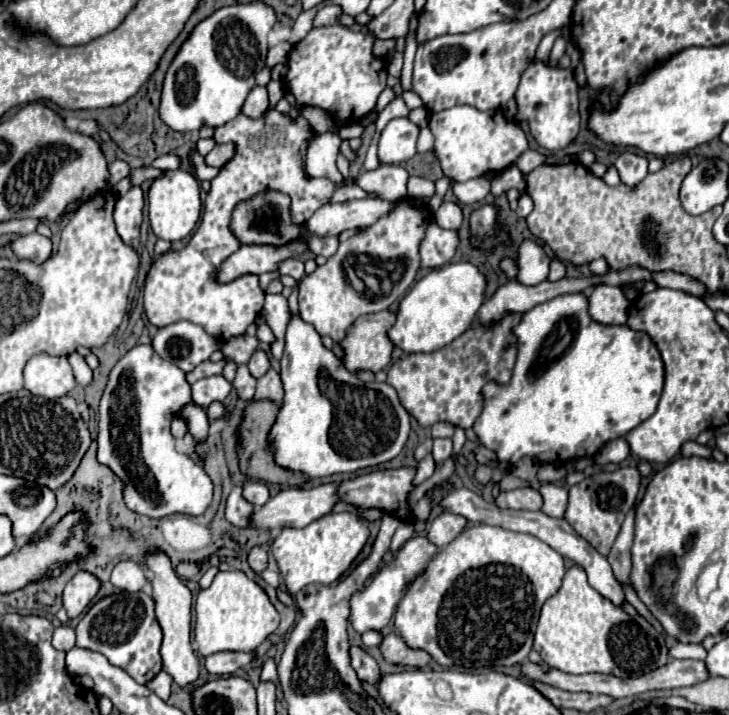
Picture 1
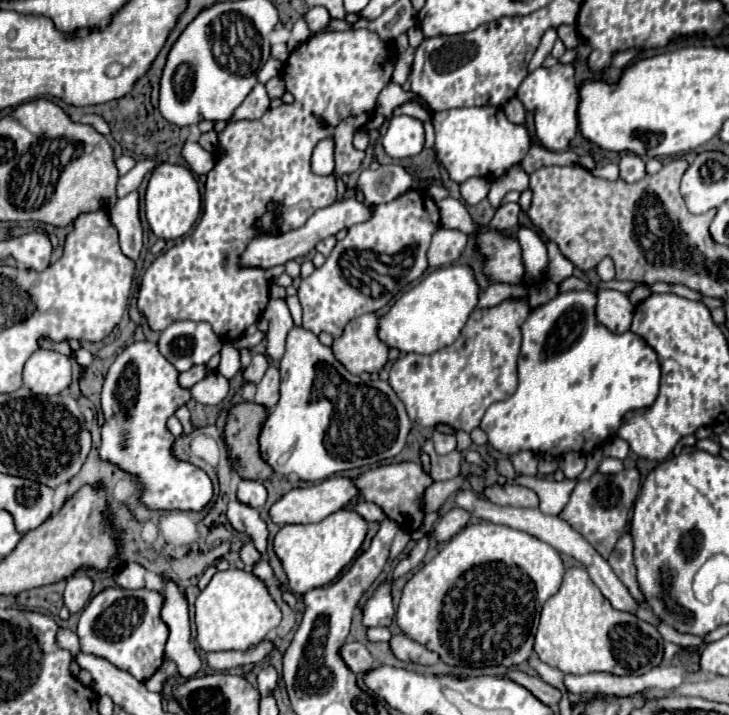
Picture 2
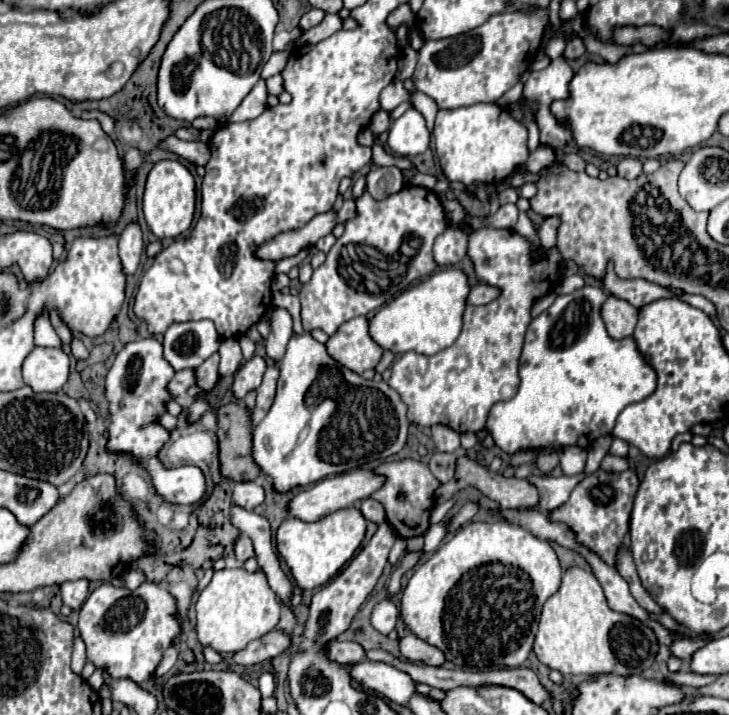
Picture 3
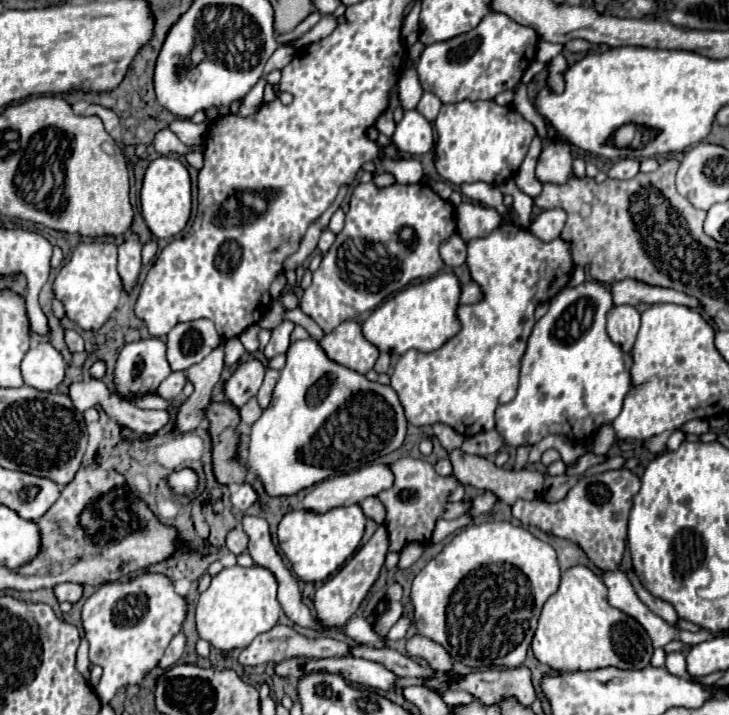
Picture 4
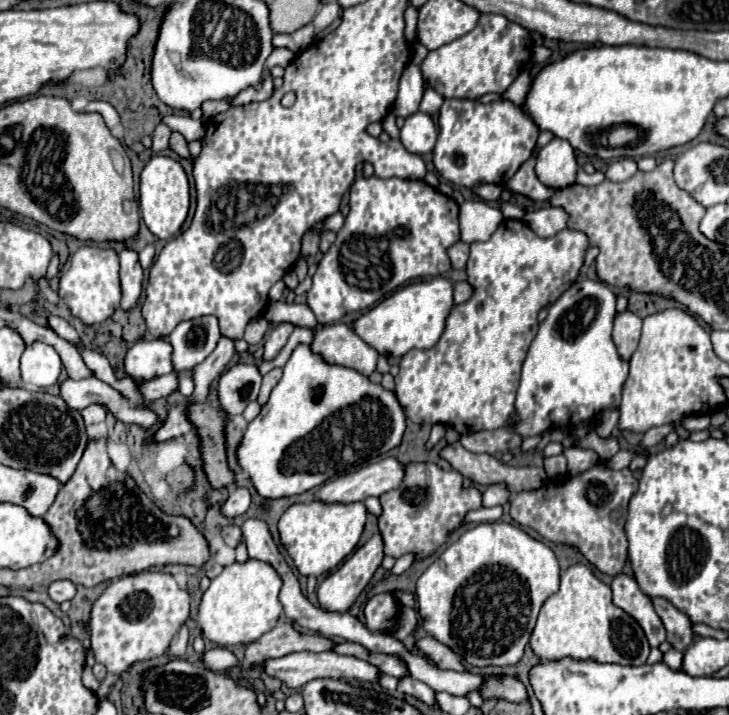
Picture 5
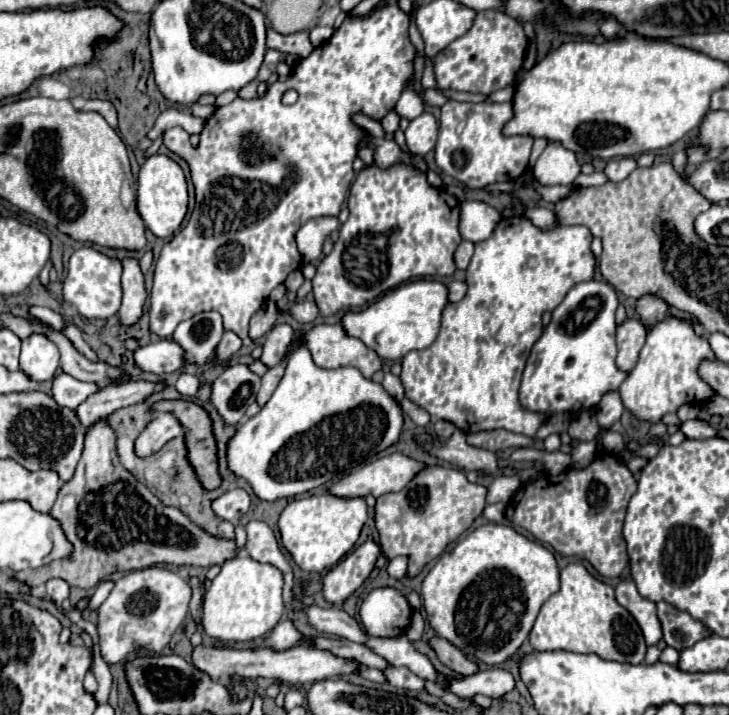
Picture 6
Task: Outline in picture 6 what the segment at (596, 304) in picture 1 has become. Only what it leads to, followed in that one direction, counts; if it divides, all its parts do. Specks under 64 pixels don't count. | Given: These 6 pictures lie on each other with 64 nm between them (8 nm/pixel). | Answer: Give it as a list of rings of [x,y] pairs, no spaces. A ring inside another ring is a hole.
[[[626,320],[622,326],[618,326],[616,342],[618,342],[618,360],[616,366],[630,374],[632,366],[636,364],[636,358],[640,356],[640,346],[644,346],[644,326],[638,320]]]

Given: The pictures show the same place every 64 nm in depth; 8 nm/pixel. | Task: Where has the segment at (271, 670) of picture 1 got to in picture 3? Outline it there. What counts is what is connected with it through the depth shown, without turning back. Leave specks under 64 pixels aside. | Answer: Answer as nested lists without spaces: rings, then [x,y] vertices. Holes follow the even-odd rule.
[[[262,674],[260,676],[260,692],[262,692],[262,698],[268,698],[268,696],[272,696],[272,692],[274,692],[274,676],[272,674]]]

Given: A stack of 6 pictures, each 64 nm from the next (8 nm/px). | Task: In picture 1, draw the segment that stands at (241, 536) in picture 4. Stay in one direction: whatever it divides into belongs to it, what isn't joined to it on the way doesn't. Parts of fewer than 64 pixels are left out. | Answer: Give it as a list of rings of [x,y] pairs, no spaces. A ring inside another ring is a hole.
[[[254,546],[254,548],[248,552],[248,564],[250,564],[250,568],[252,568],[254,572],[262,572],[262,570],[266,568],[266,564],[268,564],[268,552],[266,552],[266,548]]]

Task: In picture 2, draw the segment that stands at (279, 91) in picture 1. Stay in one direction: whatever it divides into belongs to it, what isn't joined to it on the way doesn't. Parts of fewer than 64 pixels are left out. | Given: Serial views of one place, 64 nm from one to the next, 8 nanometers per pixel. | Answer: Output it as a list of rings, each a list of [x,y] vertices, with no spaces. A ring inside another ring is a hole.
[[[274,76],[266,82],[266,90],[268,90],[268,96],[270,98],[280,98],[286,90],[284,90],[284,80],[280,76]]]

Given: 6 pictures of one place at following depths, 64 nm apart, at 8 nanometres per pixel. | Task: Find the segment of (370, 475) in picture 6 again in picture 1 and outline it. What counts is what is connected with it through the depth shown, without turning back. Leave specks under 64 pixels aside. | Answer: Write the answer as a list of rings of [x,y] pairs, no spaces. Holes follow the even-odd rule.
[[[328,482],[328,484],[320,484],[314,488],[288,488],[278,492],[276,496],[272,496],[260,510],[254,512],[252,522],[256,528],[304,528],[310,522],[326,516],[332,512],[332,508],[340,502],[340,492],[338,492],[338,484]]]

